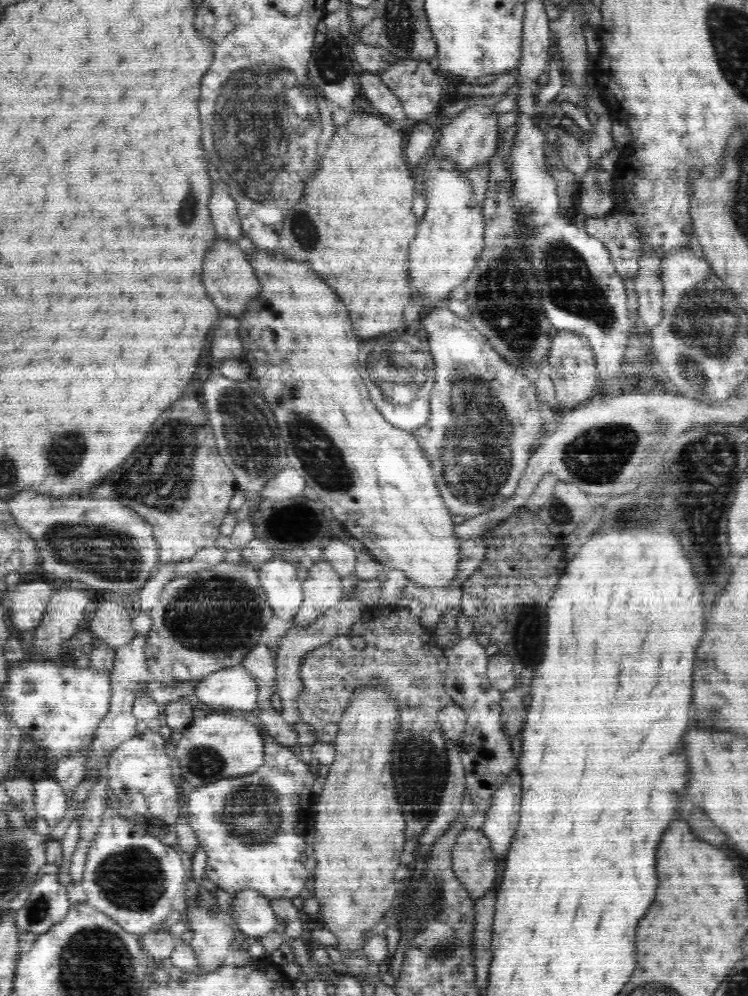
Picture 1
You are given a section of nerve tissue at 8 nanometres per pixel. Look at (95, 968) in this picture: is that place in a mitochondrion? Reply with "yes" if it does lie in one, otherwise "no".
yes

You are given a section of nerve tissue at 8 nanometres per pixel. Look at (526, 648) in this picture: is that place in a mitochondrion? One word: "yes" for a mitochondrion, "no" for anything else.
yes

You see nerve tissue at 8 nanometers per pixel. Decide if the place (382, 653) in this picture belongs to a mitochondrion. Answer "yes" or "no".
no

